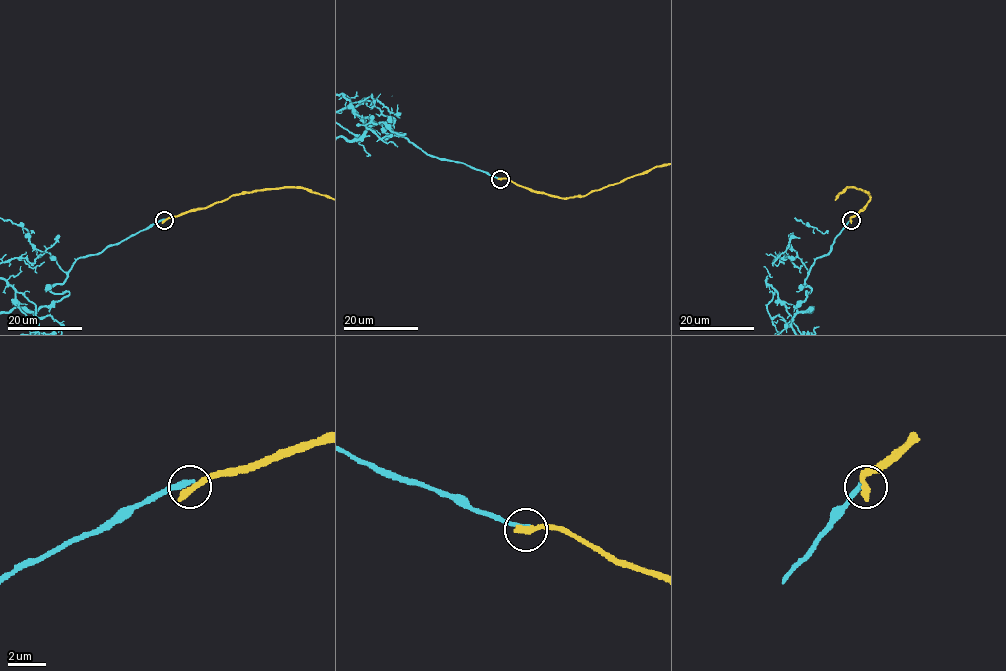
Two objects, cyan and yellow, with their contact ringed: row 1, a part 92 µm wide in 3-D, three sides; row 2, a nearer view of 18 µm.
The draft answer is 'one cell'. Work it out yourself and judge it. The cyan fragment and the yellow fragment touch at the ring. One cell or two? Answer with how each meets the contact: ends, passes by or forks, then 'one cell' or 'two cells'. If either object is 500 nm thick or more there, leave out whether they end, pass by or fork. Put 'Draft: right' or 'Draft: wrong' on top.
Draft: wrong
cyan ends there; yellow ends there; two cells

